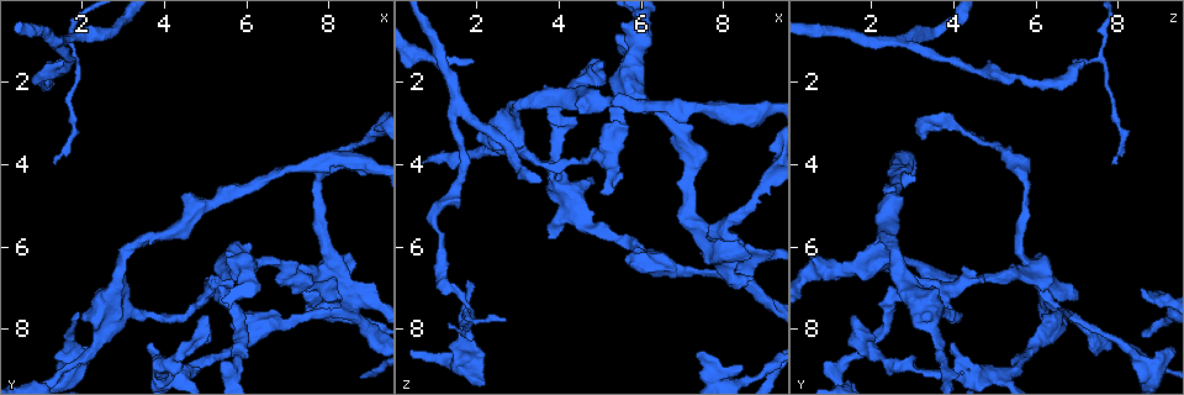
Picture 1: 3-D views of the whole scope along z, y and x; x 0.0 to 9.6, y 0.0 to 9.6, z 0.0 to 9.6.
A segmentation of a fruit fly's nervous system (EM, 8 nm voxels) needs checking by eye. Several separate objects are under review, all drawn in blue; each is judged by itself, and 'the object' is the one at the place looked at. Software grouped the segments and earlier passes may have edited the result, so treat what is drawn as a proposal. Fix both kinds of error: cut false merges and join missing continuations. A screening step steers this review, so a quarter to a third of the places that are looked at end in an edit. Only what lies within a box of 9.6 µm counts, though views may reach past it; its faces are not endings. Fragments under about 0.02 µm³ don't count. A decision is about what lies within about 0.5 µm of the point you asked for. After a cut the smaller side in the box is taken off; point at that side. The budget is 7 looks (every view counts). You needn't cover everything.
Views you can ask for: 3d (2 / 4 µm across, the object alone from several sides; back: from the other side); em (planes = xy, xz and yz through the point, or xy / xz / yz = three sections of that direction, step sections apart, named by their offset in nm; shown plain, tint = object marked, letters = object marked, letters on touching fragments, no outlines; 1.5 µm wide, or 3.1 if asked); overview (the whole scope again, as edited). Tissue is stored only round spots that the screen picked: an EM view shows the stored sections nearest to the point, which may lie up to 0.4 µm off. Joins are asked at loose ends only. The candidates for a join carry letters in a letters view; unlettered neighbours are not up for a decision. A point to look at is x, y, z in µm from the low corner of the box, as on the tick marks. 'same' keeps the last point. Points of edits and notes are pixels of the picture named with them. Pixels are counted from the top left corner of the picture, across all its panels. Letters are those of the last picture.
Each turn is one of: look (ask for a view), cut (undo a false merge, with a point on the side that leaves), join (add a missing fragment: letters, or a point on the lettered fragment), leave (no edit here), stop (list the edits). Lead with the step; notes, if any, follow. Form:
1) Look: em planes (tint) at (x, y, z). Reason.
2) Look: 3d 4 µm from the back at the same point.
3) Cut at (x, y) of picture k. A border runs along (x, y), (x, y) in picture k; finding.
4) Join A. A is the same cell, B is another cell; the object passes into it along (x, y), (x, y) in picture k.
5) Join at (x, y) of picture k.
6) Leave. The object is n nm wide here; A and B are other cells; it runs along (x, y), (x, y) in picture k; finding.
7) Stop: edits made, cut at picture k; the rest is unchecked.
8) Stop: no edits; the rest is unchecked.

Look: 3d 2 µm from the back at (8.65, 3.50, 5.10). Thick turns thin.

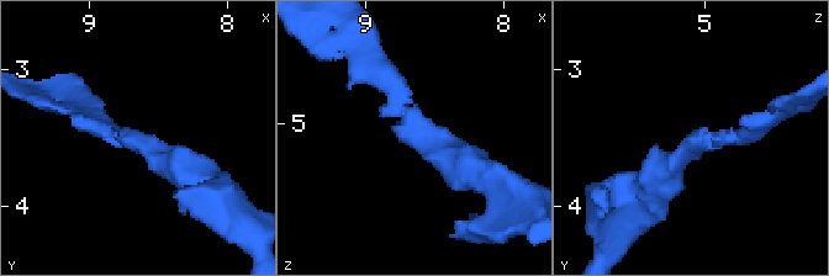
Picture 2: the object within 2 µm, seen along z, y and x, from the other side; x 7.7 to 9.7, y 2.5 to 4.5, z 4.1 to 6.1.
Look: em planes (tint) at (8.60, 3.54, 5.08).

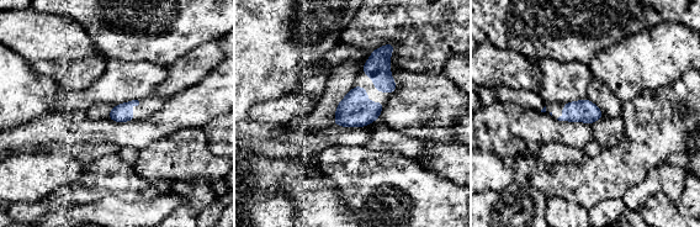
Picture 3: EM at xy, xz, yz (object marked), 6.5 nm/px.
Look: em planes (letters) at the same point.

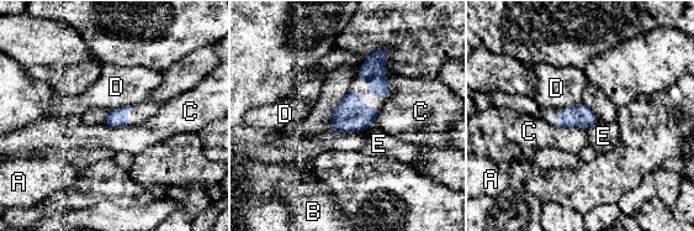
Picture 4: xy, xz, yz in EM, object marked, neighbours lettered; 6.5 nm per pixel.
Leave. A, B, C, D and E are other cells; a border runs along (132, 104), (107, 111) in picture 4; all the same neuron.

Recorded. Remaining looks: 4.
Look: em xz step 8 (letters) at (5.50, 6.50, 4.25). Branch stops here.

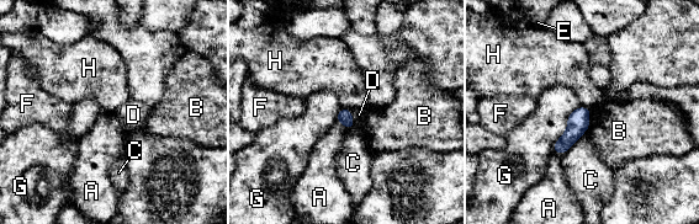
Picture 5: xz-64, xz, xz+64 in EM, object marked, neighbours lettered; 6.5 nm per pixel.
Leave. A, B, C, D, E, F, G and H are other cells; a border runs along (350, 111), (355, 127) in picture 5; none of them fits.

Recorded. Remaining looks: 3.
Look: em planes (letters) at (3.90, 9.15, 3.55).

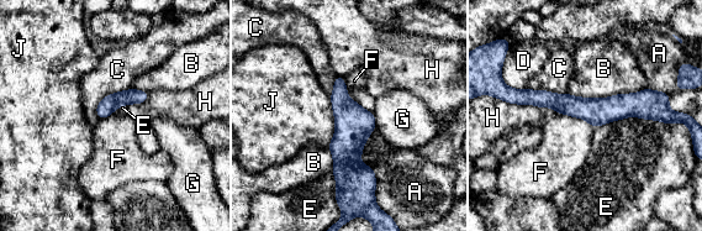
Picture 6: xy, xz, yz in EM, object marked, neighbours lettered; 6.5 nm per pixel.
Leave. The object is 180 nm wide here; A, B, C, D, E, F, G, H and J are other cells; a border runs along (542, 108), (579, 116), (594, 127) in picture 6; continuous, no second neuron.

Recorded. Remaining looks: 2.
Stop: no edits; the rest is unchecked.

